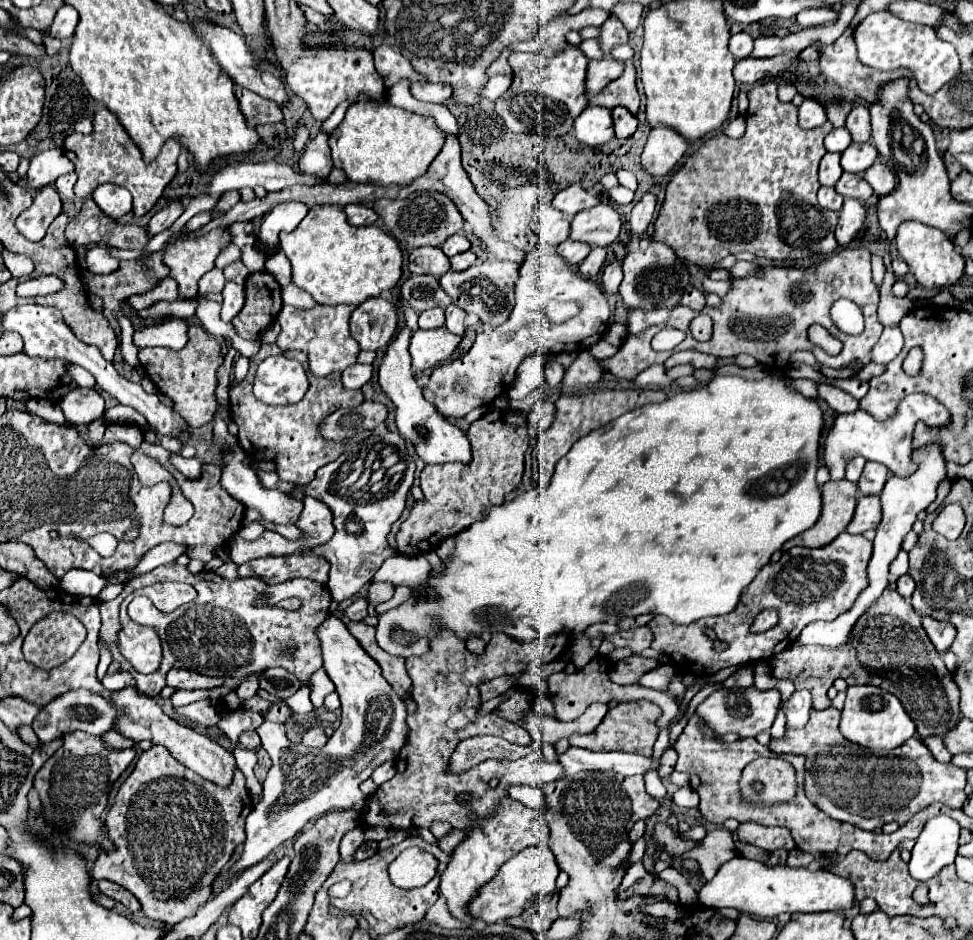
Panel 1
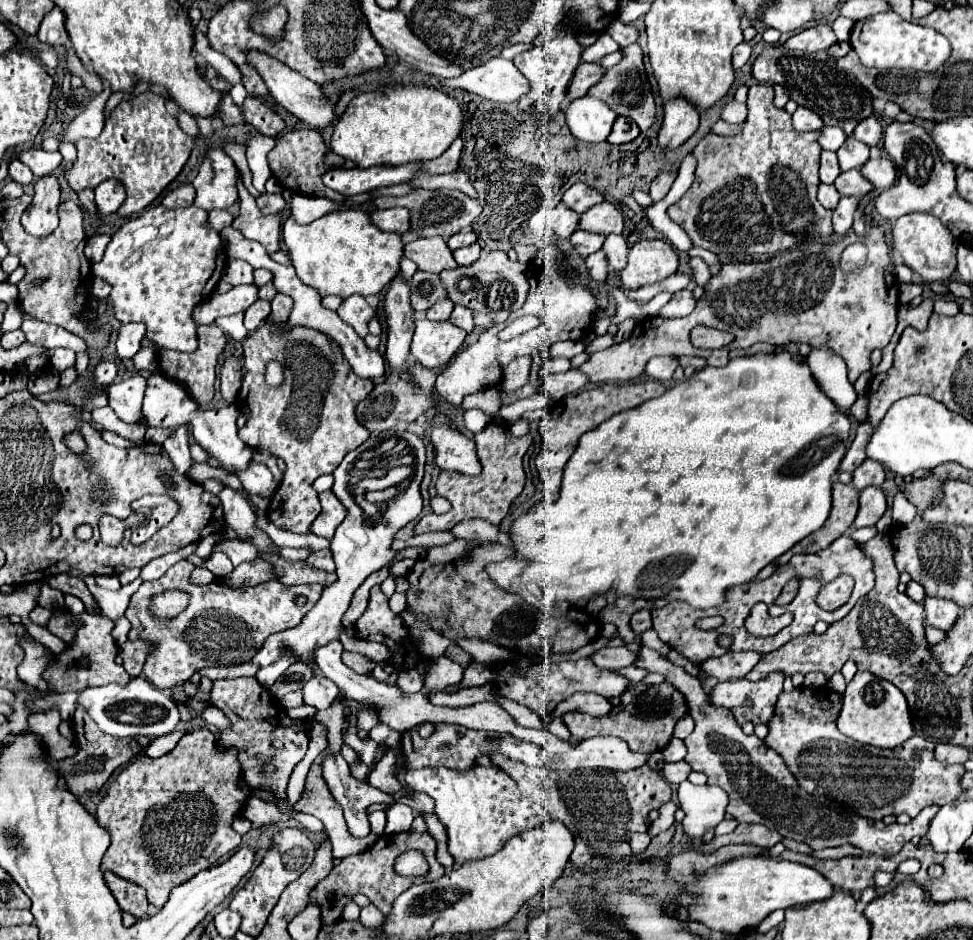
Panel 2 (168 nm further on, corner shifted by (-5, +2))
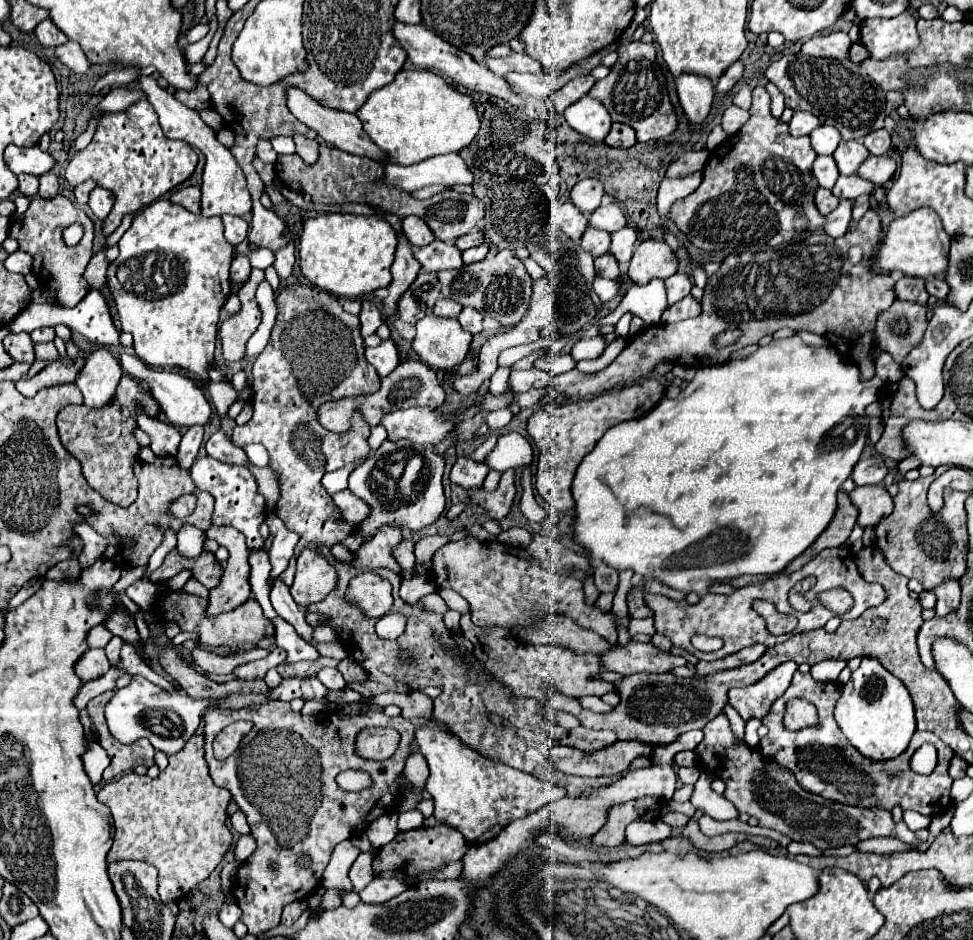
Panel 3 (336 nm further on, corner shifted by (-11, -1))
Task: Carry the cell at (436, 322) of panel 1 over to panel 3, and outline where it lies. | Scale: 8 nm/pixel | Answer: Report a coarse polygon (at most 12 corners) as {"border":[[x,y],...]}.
{"border":[[439,299],[433,313],[437,317],[459,317],[461,305]]}

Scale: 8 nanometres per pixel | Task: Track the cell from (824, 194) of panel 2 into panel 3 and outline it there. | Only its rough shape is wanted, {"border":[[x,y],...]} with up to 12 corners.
{"border":[[819,187],[815,205],[823,215],[839,205],[829,189]]}

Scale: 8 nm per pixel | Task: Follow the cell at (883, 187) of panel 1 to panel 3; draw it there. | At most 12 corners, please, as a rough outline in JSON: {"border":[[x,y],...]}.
{"border":[[889,155],[873,157],[859,167],[863,179],[883,185],[897,163]]}

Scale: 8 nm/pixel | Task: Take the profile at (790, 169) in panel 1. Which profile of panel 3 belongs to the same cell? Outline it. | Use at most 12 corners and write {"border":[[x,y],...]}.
{"border":[[755,87],[671,219],[703,251],[825,227],[817,153]]}

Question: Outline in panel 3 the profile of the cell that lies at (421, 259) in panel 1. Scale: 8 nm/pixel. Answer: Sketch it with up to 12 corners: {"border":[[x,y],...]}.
{"border":[[439,239],[415,249],[429,273],[459,269],[461,251]]}

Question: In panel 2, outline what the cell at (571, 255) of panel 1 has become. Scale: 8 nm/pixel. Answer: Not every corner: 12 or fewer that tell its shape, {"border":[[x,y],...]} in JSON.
{"border":[[575,230],[571,244],[587,258],[605,242],[603,234]]}

